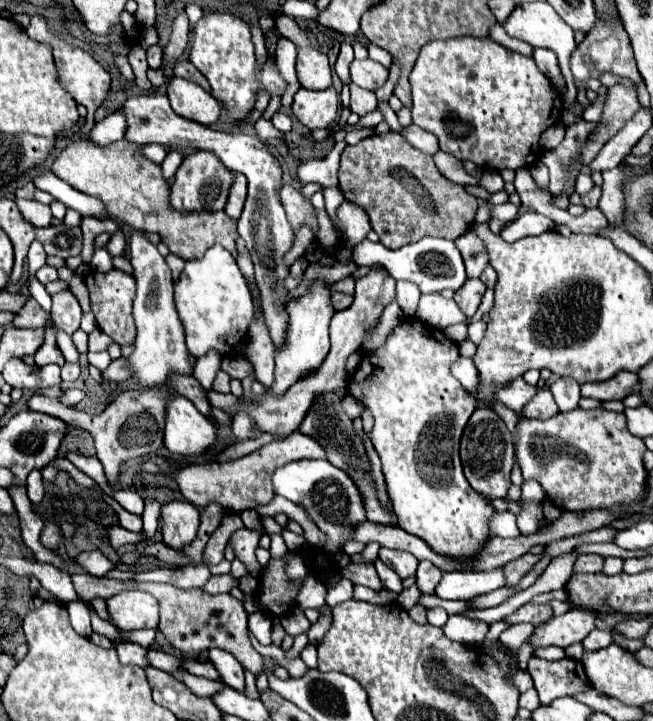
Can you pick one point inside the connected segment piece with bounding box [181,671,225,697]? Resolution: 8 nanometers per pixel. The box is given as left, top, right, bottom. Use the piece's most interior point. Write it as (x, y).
(199, 685)

